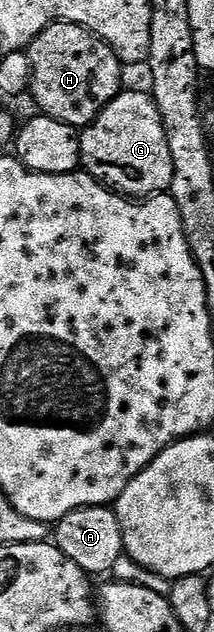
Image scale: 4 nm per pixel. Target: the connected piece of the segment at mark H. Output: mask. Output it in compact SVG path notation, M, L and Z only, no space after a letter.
M56 21L48 26L31 43L28 50L30 62L32 63L32 79L30 80L29 92L34 93L34 101L39 105L41 112L52 119L60 119L64 123L75 127L85 127L91 125L112 103L112 99L123 92L122 72L124 66L110 46L95 35L90 33L82 25L73 25L67 21Z

